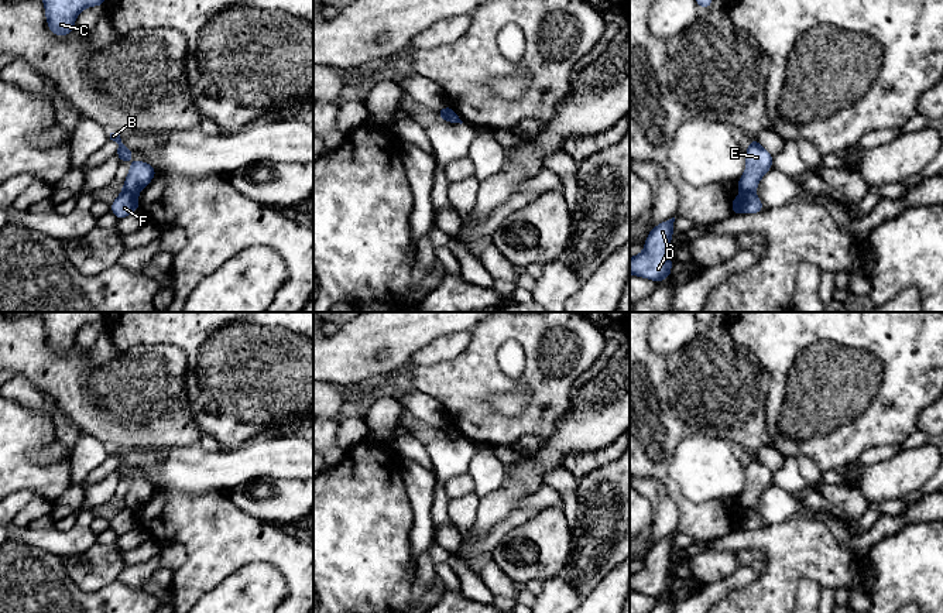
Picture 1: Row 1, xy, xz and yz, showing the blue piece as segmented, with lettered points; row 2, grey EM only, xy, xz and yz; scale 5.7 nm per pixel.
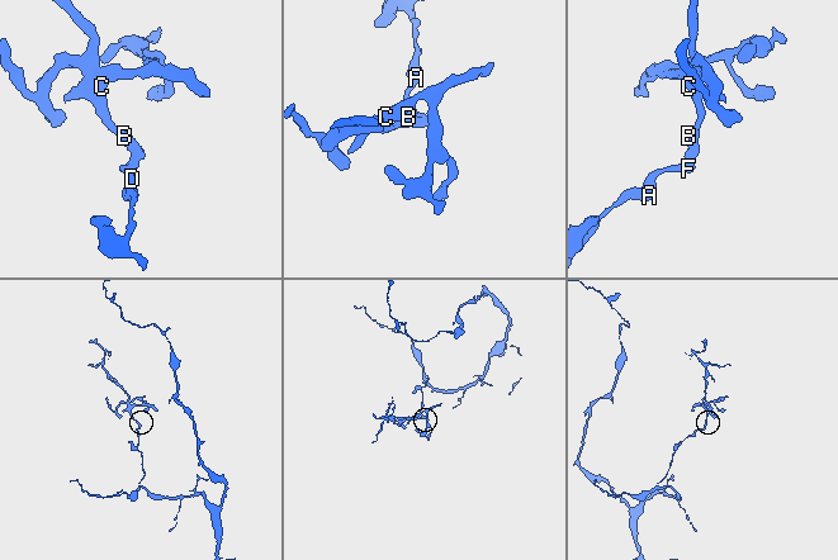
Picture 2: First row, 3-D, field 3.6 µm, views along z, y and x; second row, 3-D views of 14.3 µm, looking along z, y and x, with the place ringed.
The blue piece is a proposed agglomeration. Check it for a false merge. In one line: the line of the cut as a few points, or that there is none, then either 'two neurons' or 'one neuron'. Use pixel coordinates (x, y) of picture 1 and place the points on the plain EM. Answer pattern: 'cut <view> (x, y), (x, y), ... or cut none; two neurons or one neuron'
cut xy (123, 506), (137, 510); two neurons

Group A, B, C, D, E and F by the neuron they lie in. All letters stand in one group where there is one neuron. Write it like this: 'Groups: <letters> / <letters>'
Groups: A D F / B C E

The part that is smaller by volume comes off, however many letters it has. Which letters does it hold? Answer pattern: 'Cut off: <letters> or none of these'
Cut off: B, C, E

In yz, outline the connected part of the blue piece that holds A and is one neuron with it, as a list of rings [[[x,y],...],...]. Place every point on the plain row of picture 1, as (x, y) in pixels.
[[[675,534],[651,545],[644,566],[630,573],[630,592],[639,592],[659,599],[671,592],[671,552]]]

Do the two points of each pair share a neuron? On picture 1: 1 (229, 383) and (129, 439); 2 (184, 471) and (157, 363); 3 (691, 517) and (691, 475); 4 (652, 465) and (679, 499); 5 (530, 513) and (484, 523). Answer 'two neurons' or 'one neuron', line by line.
1: two neurons
2: two neurons
3: two neurons
4: one neuron
5: two neurons

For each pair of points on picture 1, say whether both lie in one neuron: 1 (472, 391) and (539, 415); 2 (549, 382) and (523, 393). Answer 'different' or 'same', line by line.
1: same
2: different

